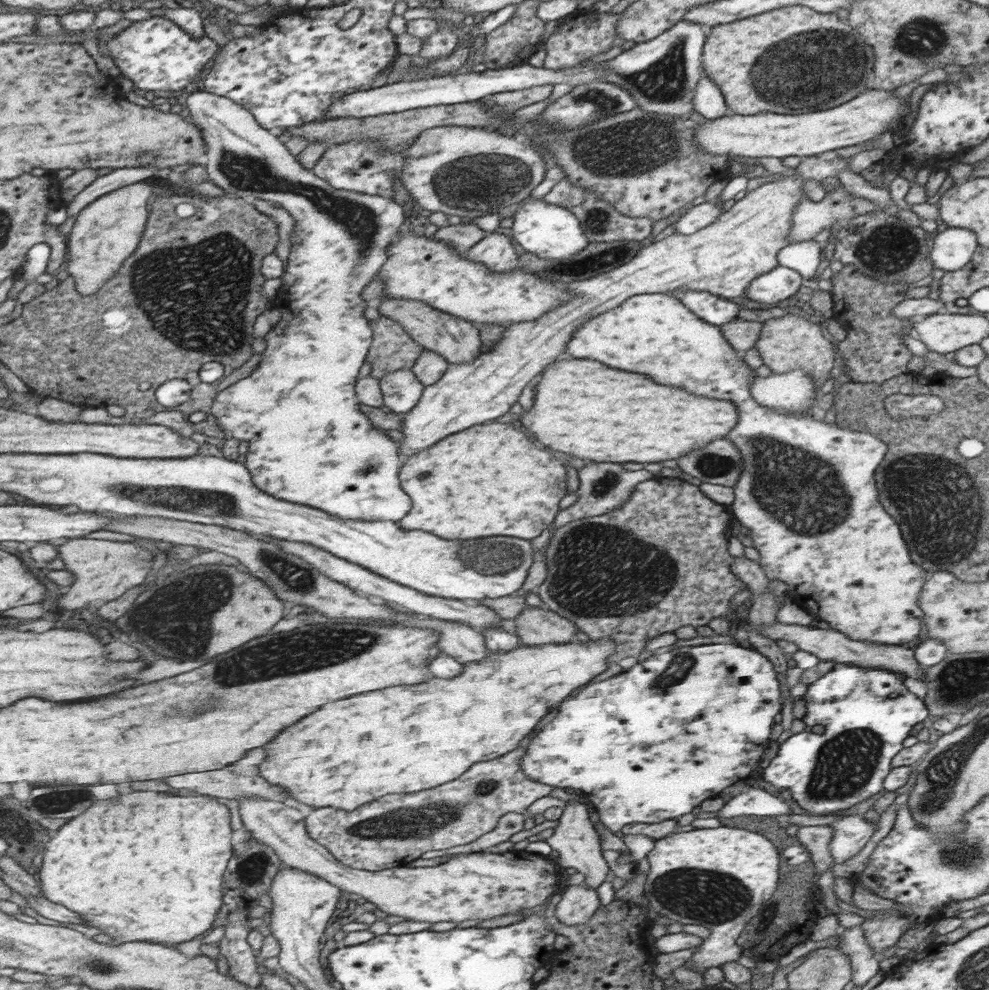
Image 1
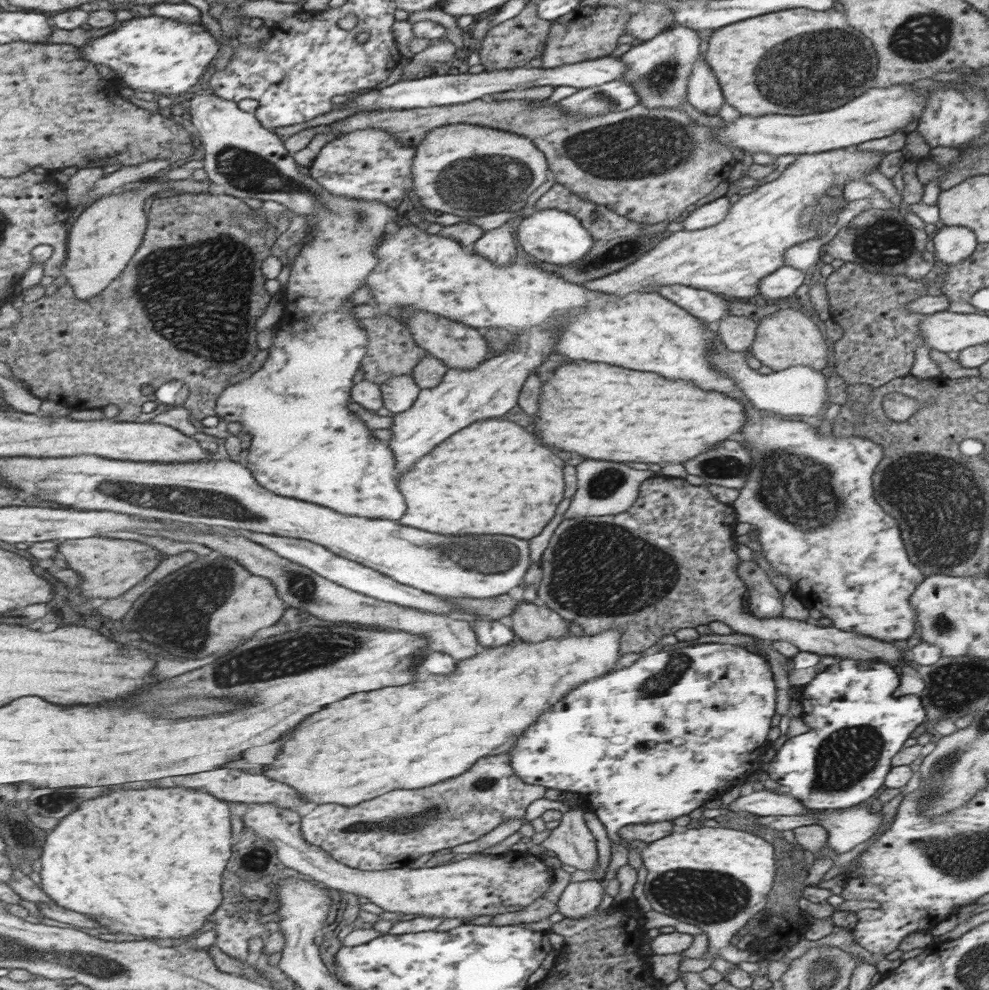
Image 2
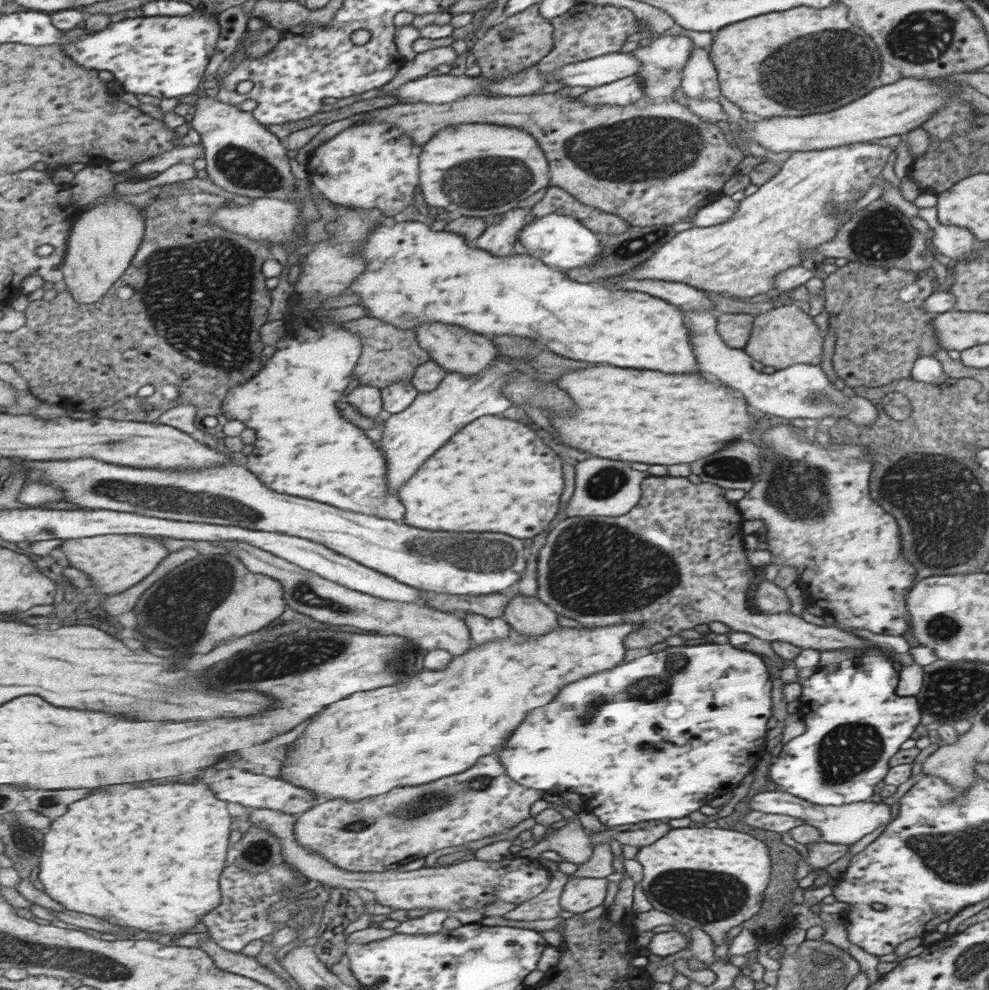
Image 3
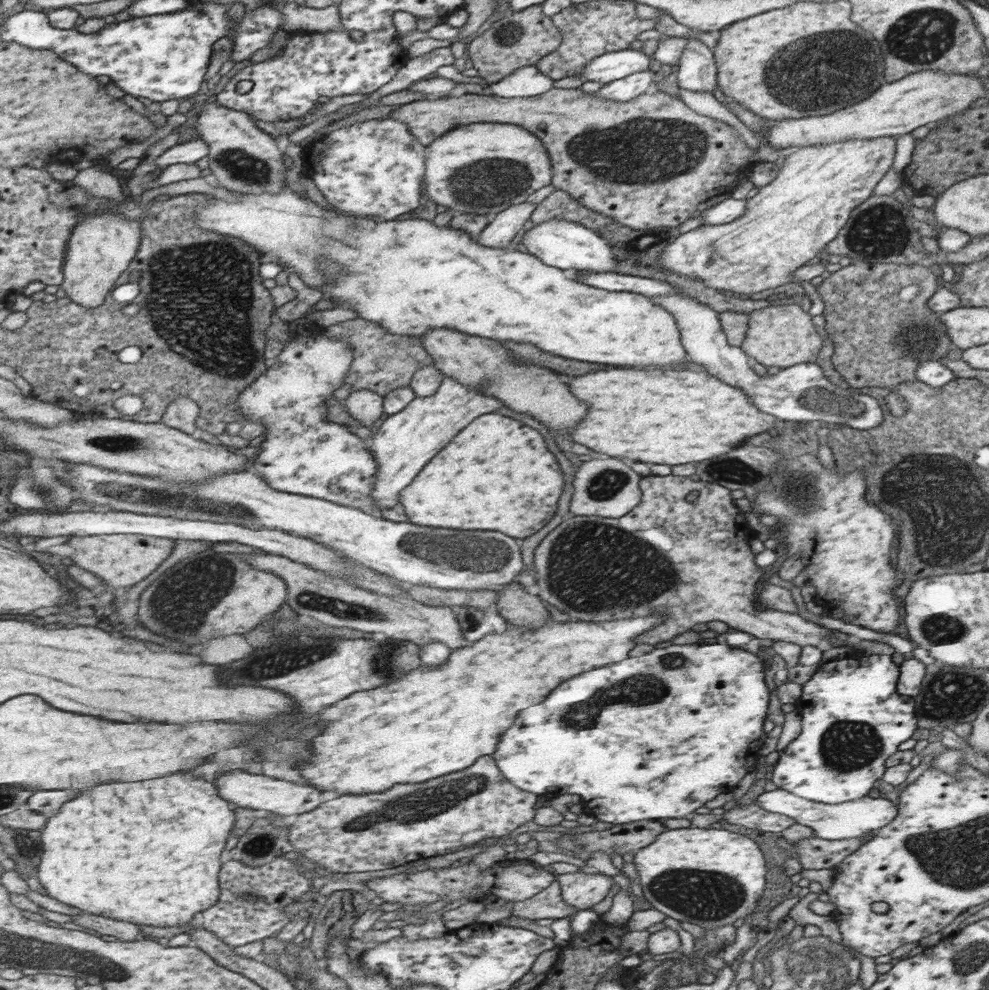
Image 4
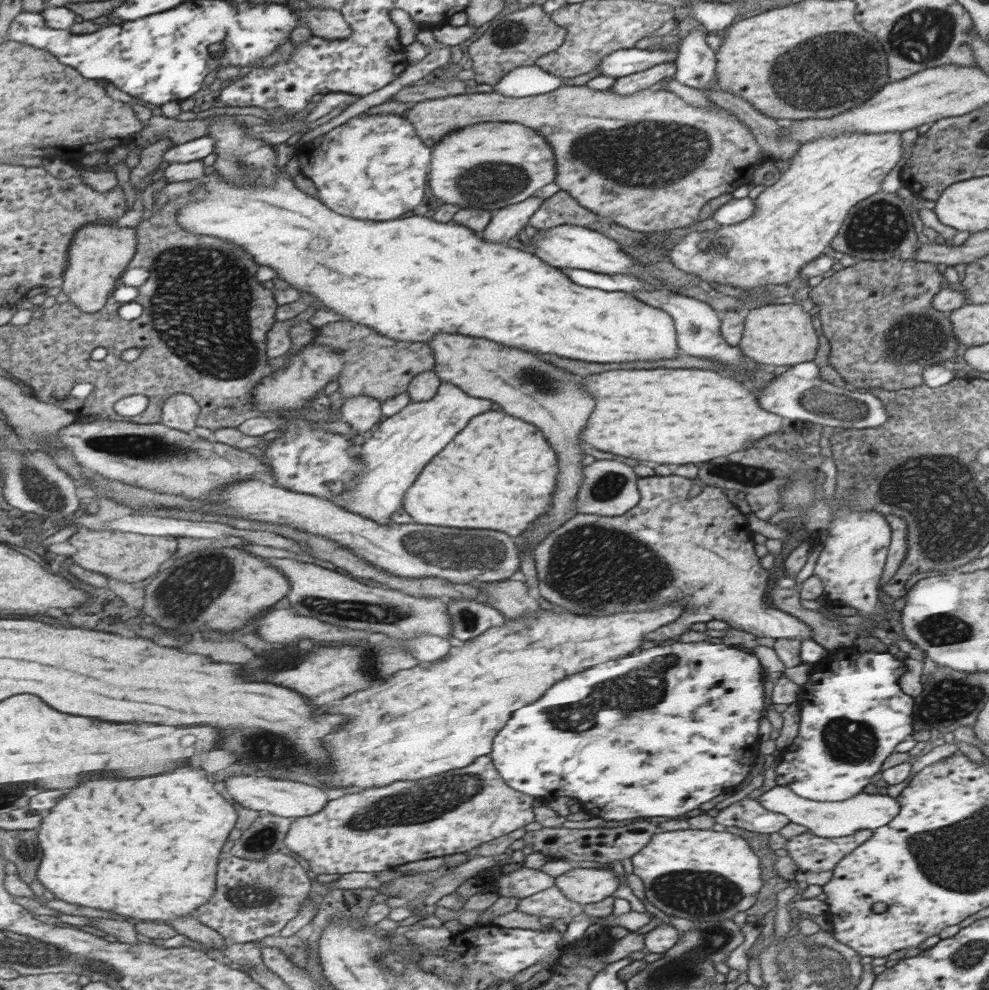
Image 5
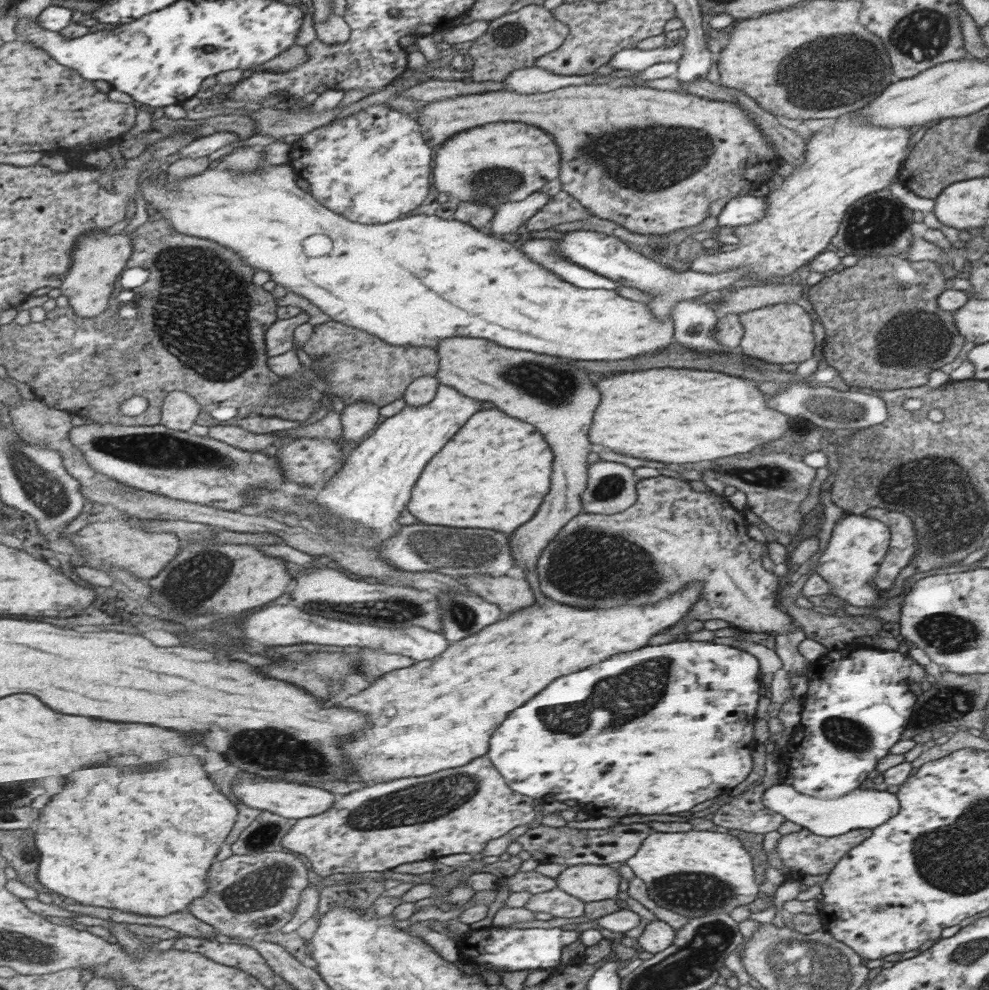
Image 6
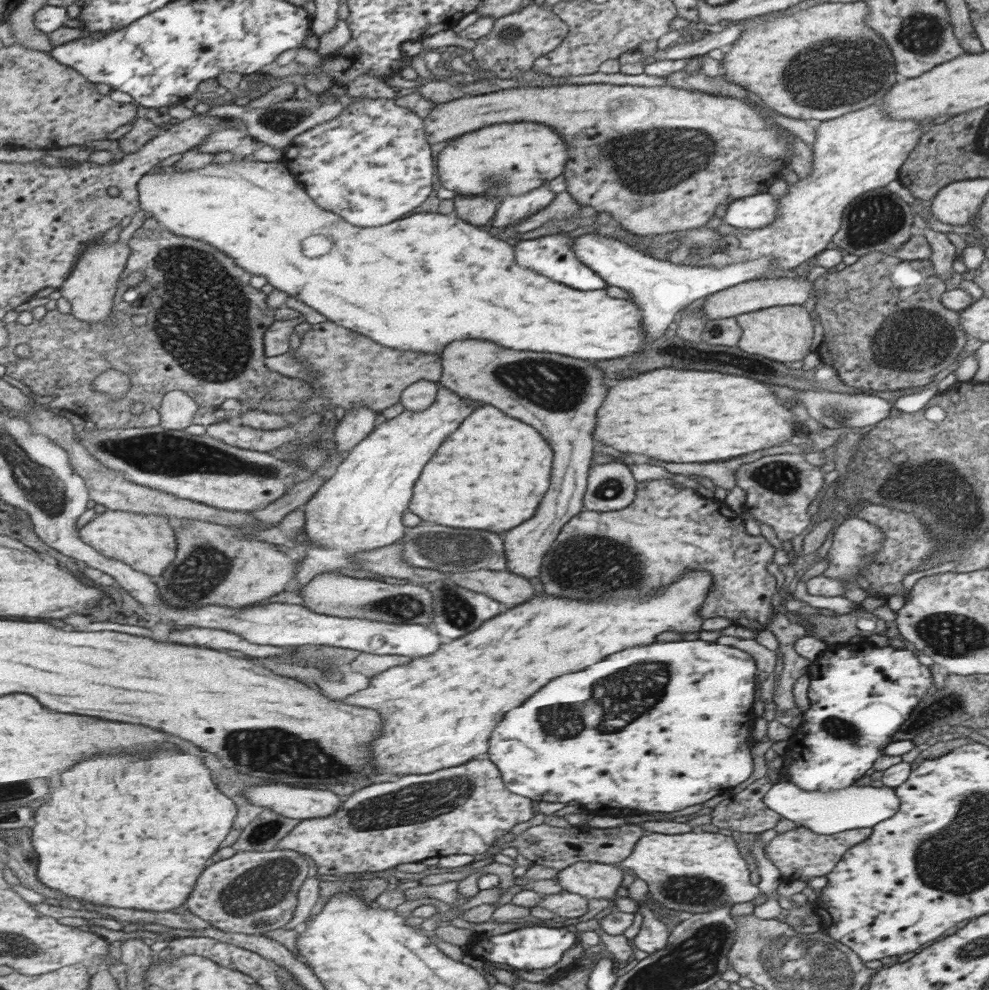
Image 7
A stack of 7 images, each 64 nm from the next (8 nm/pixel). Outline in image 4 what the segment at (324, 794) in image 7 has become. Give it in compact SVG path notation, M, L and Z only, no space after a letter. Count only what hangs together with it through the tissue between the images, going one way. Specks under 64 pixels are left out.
M232 770L217 775L212 780L225 800L241 807L256 810L259 813L275 813L290 820L315 810L323 802L321 800L322 790L317 790L309 784L303 786L301 782L287 781L284 778L283 780L271 778L271 776L265 776L263 772L262 774L250 774L243 772L243 770Z

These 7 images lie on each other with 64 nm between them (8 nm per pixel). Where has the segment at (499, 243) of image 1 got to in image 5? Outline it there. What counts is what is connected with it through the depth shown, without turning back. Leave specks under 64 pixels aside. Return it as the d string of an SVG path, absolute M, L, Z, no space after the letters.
M530 197L522 202L509 204L495 210L482 230L484 240L506 243L509 238L522 232L528 218L541 203L543 200Z

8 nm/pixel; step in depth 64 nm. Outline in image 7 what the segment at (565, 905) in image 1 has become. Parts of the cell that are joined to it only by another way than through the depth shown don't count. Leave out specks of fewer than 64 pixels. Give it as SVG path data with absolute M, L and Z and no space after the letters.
M575 862L556 874L557 884L563 891L583 897L583 899L613 900L615 910L636 913L639 904L628 897L615 895L623 874L619 865L598 862Z

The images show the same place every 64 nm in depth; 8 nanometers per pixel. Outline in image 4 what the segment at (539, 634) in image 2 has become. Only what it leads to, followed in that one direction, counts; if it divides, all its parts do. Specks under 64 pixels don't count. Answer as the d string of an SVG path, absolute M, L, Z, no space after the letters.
M506 584L505 588L495 589L495 592L498 594L496 612L508 624L539 628L549 620L549 611L545 609L540 597L529 595L521 585Z

